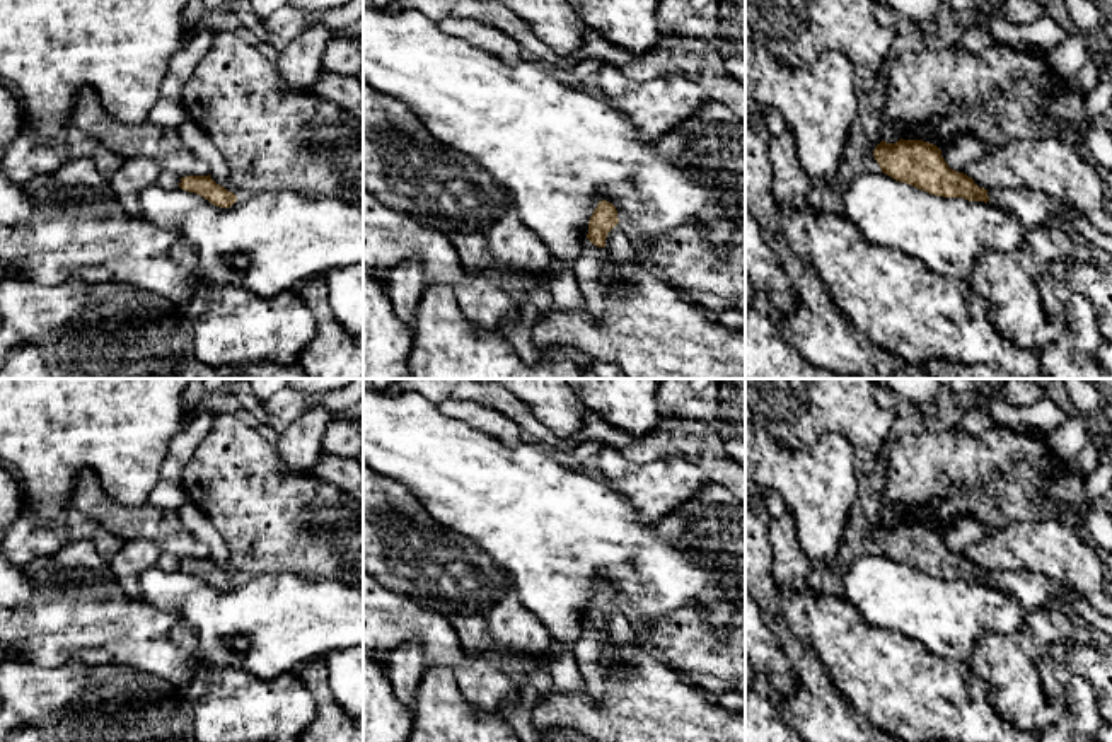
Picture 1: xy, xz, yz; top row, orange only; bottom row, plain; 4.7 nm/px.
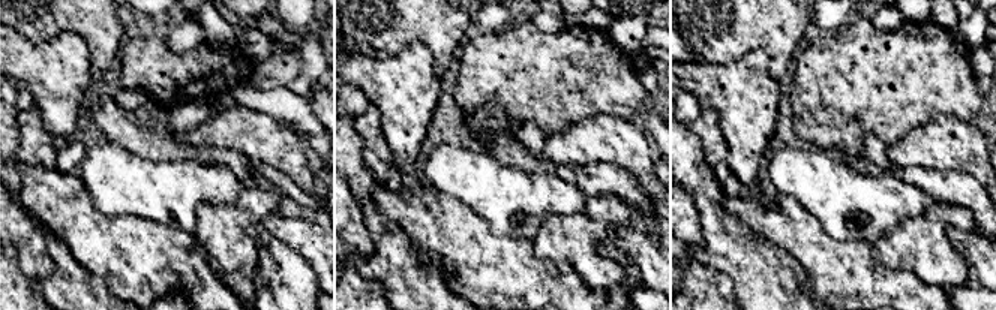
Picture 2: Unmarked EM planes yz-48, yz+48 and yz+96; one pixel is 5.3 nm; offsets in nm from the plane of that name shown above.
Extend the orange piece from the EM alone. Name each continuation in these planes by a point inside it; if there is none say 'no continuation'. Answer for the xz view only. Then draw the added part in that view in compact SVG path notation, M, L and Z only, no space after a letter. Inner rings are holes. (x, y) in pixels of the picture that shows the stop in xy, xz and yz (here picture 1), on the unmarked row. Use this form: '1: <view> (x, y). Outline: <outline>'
1: xz (590, 650). Outline: M587 621L580 638L571 645L571 653L585 681L585 689L595 701L599 701L605 691L607 664L612 658L609 650L611 641L607 629L597 629Z

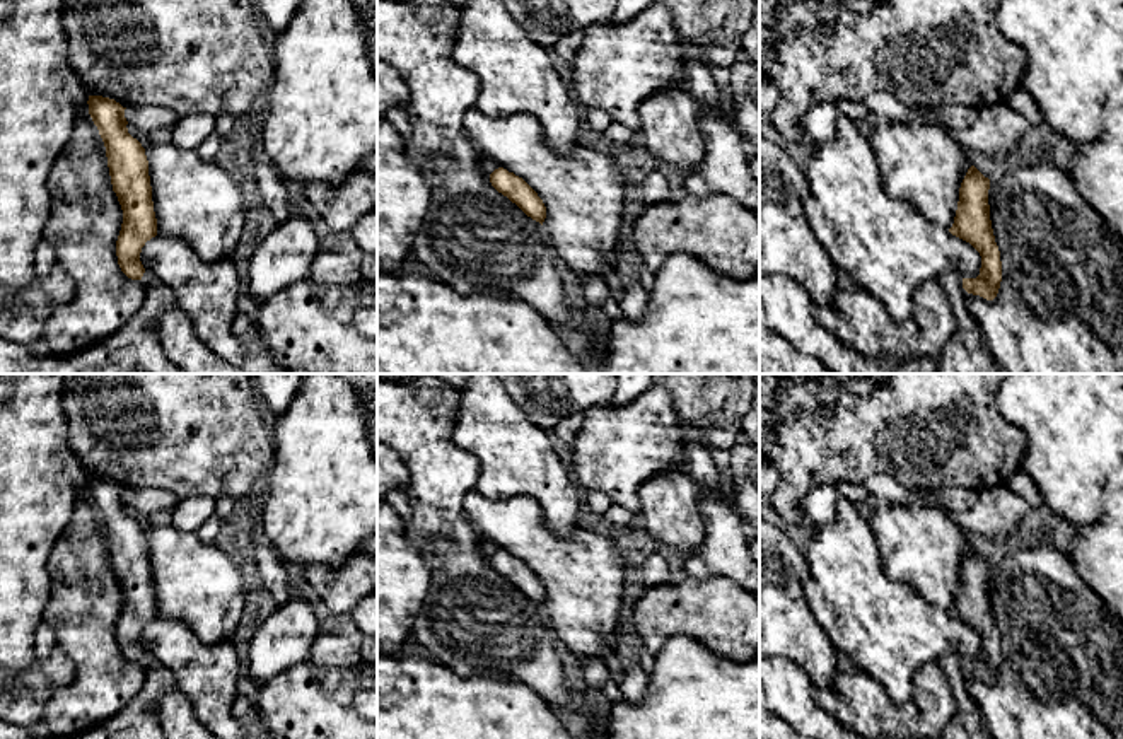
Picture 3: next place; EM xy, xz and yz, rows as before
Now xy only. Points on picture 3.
1: xy (139, 719). Outline: M145 652L142 662L147 679L140 693L116 715L94 729L73 737L39 737L27 727L14 725L0 719L0 739L166 739L157 703L172 688L176 679L157 659Z

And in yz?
1: yz (968, 722). Outline: M947 654L939 660L956 700L956 715L946 724L940 739L992 739L983 715L968 693L963 659Z

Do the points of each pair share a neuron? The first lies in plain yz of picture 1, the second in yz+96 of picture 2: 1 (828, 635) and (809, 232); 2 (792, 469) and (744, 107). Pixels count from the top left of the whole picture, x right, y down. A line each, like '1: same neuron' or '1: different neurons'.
1: same neuron
2: same neuron

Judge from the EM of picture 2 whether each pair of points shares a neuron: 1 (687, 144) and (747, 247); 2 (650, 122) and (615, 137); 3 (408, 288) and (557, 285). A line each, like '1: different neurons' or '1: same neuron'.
1: same neuron
2: different neurons
3: different neurons

